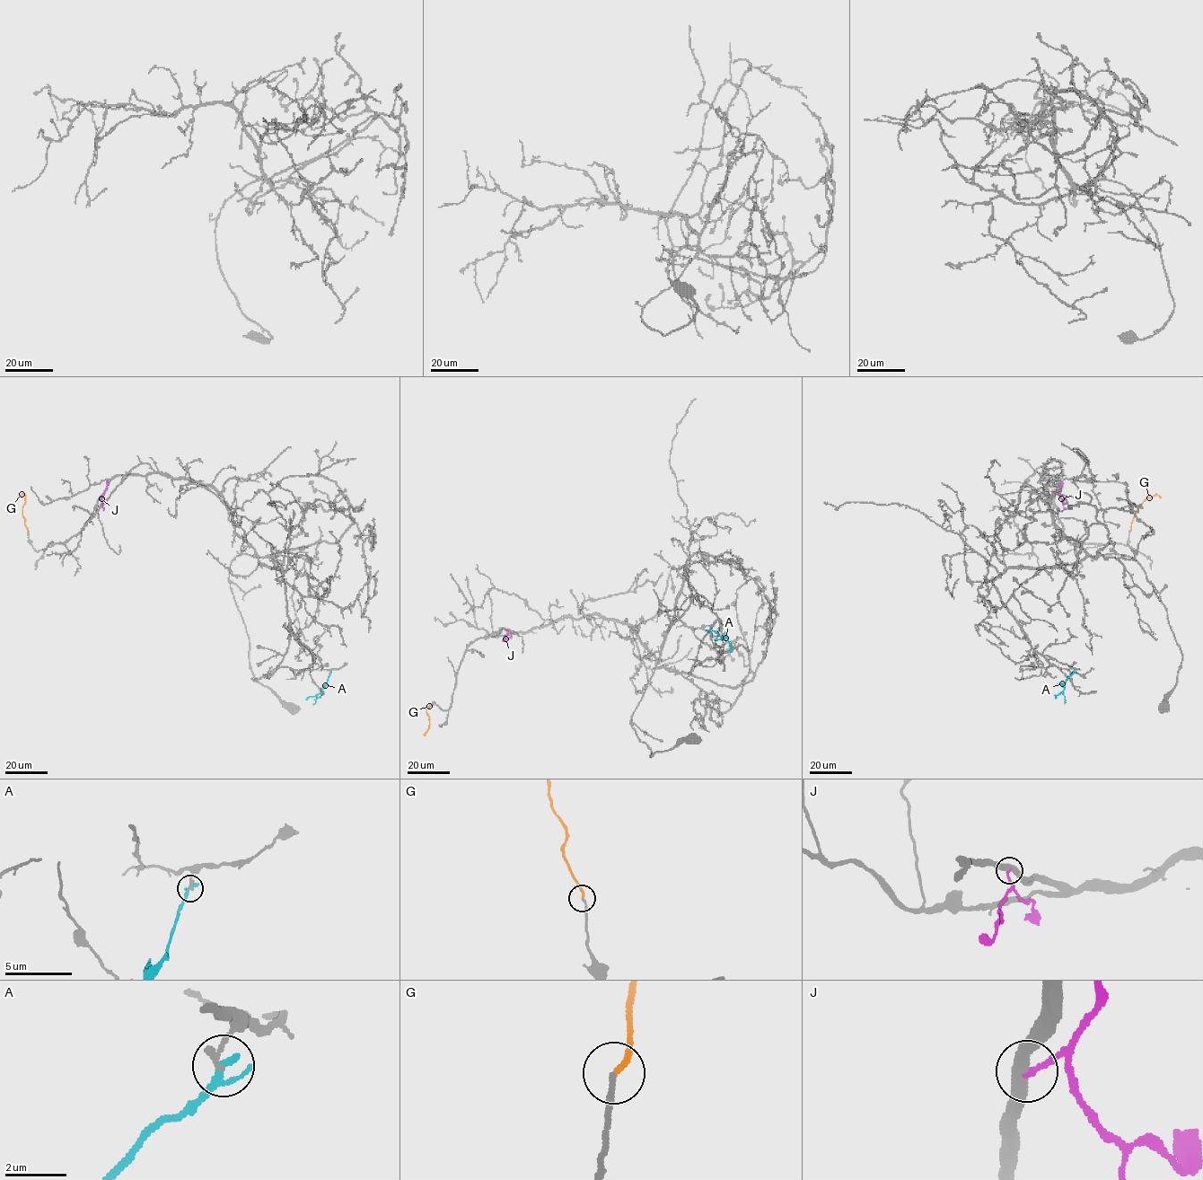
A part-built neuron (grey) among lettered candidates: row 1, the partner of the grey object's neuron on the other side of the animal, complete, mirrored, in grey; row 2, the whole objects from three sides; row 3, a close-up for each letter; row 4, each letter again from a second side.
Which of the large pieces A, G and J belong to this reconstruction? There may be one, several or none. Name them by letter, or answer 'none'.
G

